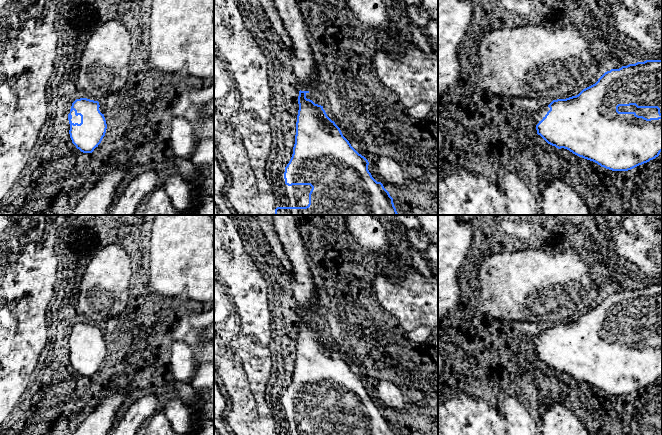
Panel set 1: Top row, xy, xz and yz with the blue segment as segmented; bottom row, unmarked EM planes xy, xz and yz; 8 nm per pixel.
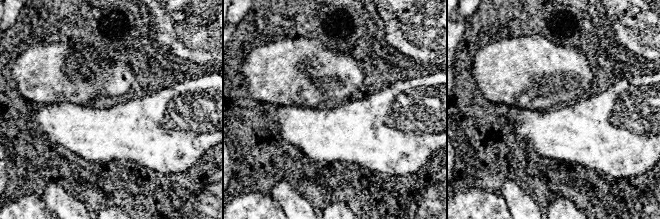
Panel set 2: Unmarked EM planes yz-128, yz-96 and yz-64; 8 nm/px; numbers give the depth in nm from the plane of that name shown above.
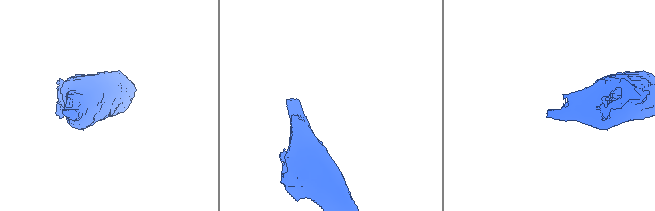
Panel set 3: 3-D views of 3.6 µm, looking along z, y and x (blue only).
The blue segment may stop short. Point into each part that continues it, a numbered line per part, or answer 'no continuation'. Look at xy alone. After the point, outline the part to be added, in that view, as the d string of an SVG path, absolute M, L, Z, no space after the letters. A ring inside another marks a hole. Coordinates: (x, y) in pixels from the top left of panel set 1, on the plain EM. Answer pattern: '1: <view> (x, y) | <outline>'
1: xy (75, 343) | M74 334L71 336L71 339L72 339L72 343L71 343L72 347L74 347L74 348L75 347L78 347L78 348L81 347L81 340L80 339L76 340Z

